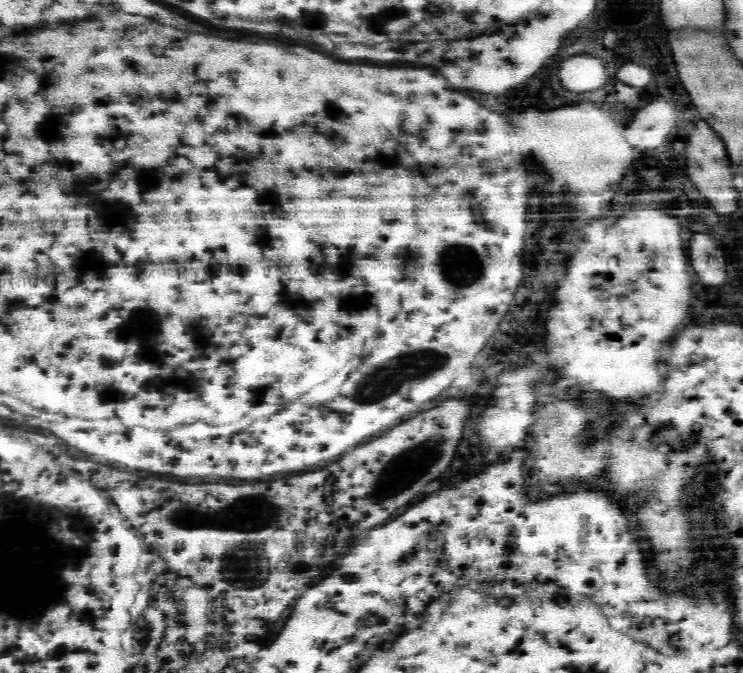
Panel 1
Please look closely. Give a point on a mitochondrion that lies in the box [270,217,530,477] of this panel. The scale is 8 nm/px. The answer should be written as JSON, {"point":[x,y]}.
{"point":[418,363]}

